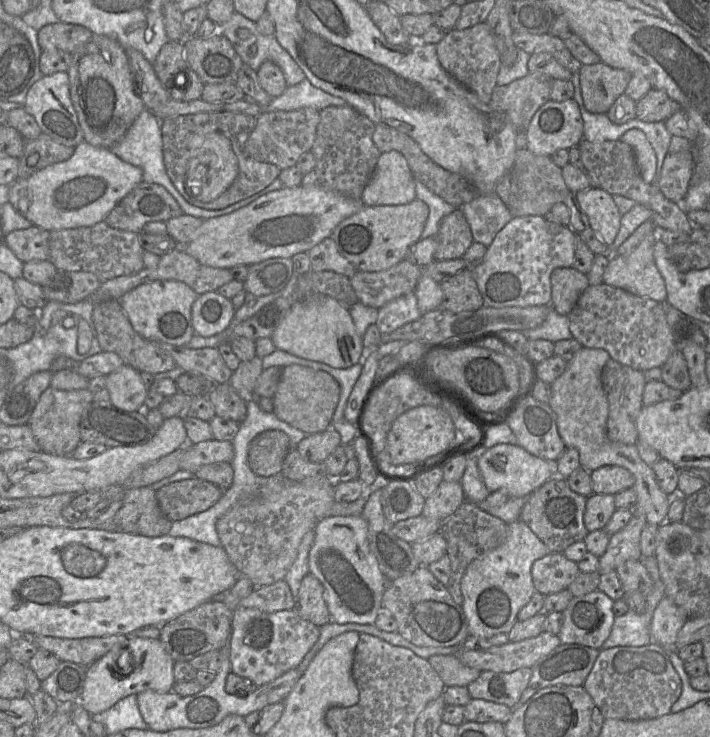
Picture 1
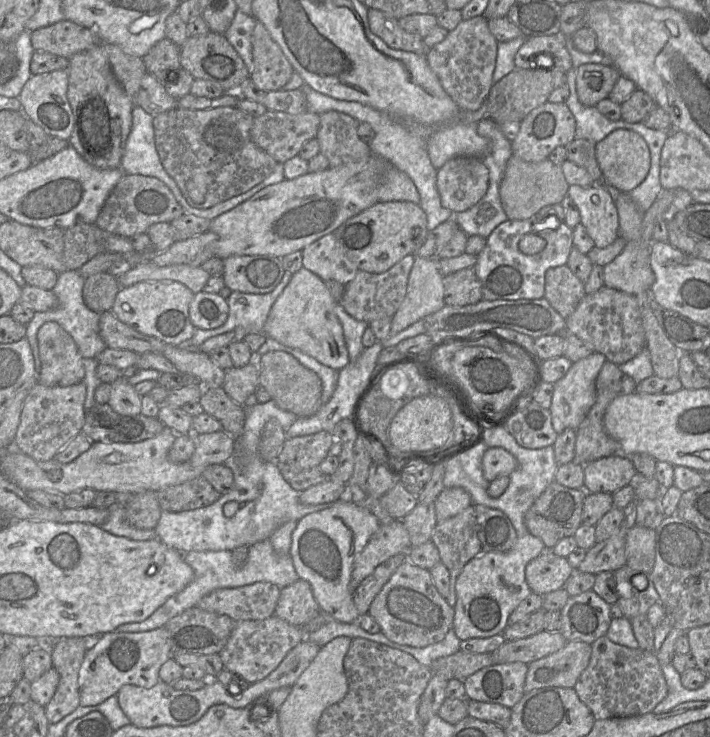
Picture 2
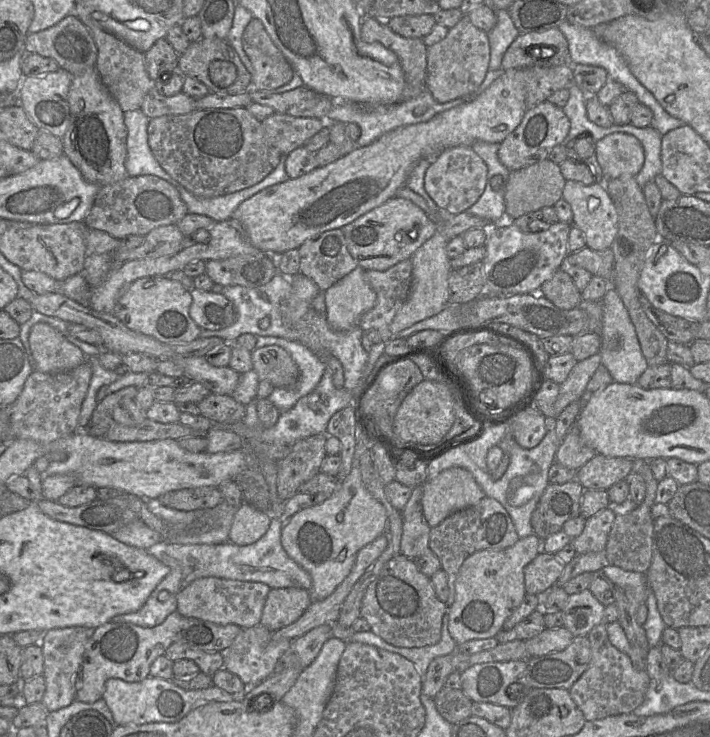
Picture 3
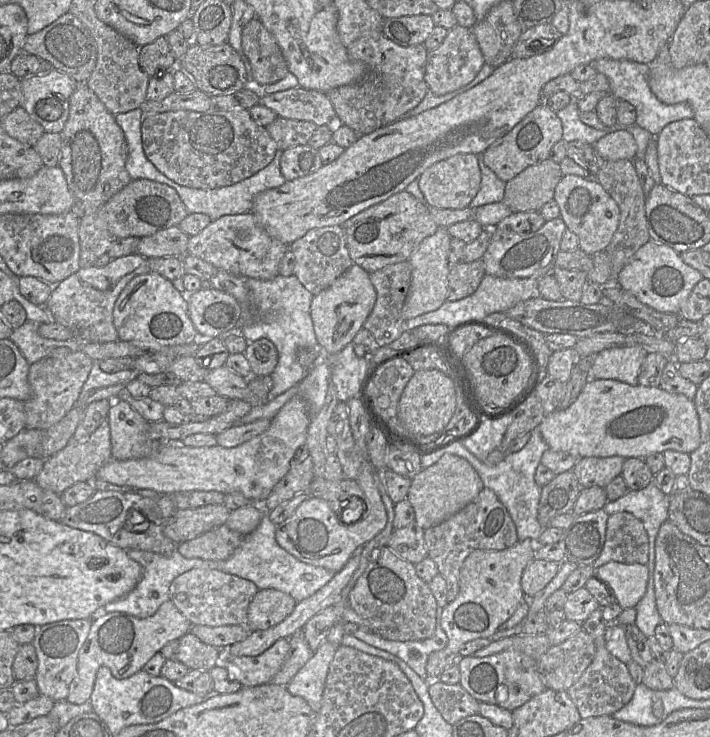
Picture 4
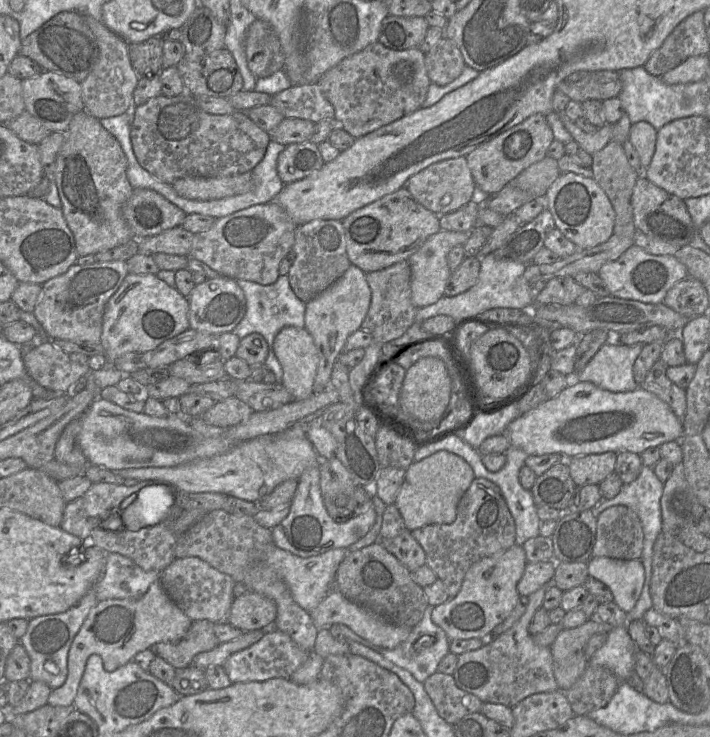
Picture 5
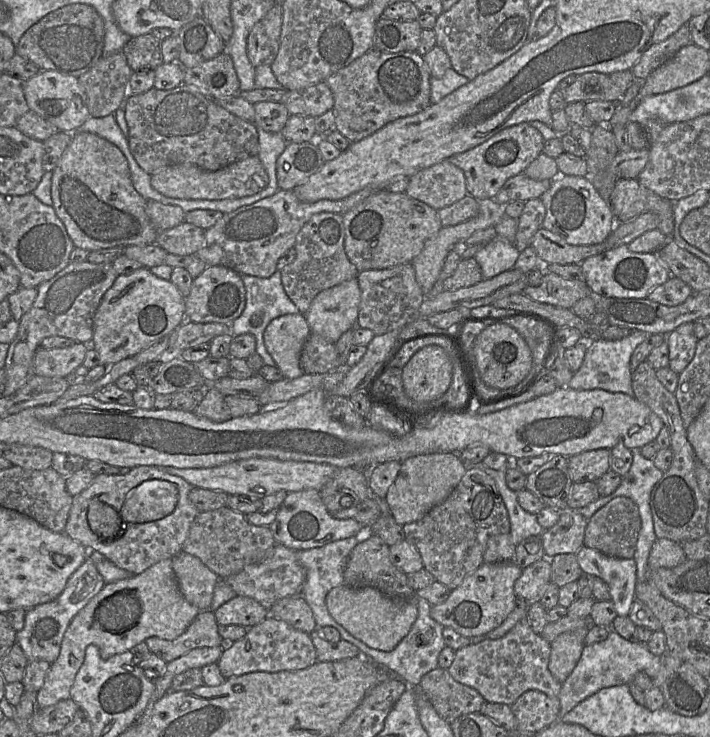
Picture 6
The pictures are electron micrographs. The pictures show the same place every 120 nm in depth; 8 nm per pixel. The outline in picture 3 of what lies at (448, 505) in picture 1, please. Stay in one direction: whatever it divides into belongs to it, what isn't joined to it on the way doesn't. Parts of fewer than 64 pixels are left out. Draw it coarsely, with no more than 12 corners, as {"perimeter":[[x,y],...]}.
{"perimeter":[[424,516],[403,520],[400,554],[414,559],[429,548]]}

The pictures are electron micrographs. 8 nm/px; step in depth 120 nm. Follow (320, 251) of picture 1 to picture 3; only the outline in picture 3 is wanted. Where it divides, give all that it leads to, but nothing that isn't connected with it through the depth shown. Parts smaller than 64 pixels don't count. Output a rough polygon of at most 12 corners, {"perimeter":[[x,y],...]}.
{"perimeter":[[342,229],[298,248],[299,273],[324,292],[358,263]]}

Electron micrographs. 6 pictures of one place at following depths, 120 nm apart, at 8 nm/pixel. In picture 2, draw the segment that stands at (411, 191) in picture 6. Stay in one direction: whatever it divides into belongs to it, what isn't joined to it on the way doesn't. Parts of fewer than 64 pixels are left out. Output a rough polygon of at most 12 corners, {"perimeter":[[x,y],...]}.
{"perimeter":[[454,157],[437,170],[441,204],[463,212],[486,194],[482,158]]}

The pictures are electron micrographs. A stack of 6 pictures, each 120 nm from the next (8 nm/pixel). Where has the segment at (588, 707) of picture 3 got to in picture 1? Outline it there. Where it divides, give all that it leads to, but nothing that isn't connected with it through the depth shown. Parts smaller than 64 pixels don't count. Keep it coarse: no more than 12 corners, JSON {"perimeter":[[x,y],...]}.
{"perimeter":[[658,644],[600,649],[583,687],[605,719],[670,713]]}

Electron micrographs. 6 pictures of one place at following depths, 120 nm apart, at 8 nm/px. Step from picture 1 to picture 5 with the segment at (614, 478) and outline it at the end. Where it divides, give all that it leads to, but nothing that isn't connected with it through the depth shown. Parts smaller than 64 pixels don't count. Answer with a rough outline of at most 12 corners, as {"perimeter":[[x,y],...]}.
{"perimeter":[[616,452],[566,458],[578,486],[599,485],[615,471]]}

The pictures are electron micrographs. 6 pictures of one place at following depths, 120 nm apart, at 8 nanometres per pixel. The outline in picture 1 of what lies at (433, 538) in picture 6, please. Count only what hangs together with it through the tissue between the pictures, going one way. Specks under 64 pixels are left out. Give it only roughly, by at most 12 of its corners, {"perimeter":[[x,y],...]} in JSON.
{"perimeter":[[464,501],[441,523],[451,575],[461,579],[476,558],[506,540],[508,524]]}

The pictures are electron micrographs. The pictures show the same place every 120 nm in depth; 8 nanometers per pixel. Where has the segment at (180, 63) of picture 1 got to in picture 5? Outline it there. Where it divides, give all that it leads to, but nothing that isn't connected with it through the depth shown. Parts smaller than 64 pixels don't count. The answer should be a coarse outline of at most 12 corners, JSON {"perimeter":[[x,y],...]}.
{"perimeter":[[154,36],[128,46],[141,76],[160,75],[164,40]]}

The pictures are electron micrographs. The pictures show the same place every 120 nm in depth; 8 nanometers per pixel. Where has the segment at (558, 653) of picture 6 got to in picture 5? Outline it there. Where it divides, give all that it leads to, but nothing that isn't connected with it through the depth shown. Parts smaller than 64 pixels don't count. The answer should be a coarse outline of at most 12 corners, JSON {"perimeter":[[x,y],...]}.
{"perimeter":[[598,619],[563,629],[550,646],[558,689],[589,665],[585,646],[614,627]]}

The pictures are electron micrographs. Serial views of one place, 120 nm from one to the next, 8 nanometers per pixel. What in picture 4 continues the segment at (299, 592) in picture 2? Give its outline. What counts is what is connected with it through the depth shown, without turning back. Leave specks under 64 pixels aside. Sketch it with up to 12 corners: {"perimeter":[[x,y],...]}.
{"perimeter":[[275,589],[258,590],[249,604],[249,631],[287,618],[296,600]]}

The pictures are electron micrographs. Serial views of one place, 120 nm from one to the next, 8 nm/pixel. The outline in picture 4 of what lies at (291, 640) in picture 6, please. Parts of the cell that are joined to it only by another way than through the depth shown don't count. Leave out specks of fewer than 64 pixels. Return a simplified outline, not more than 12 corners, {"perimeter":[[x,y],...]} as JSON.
{"perimeter":[[281,638],[258,656],[222,663],[243,687],[270,683],[289,652]]}

